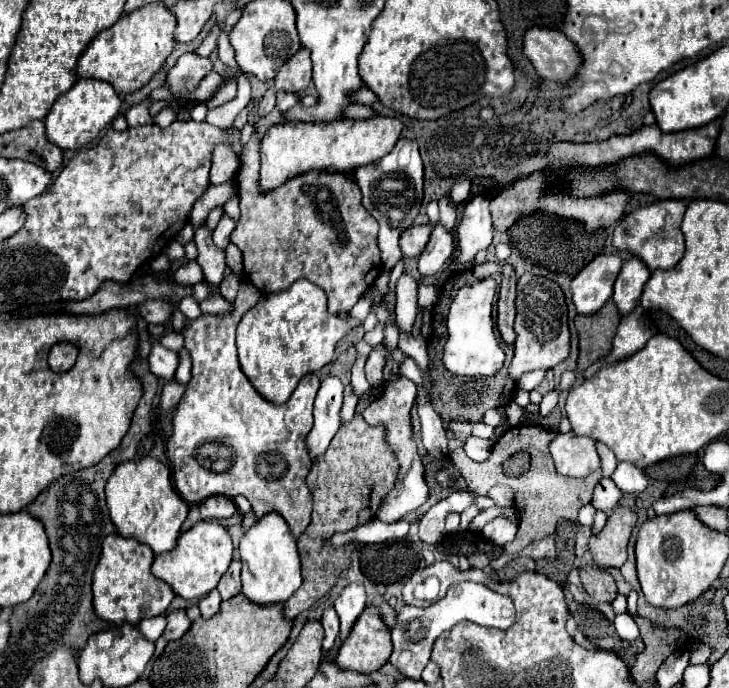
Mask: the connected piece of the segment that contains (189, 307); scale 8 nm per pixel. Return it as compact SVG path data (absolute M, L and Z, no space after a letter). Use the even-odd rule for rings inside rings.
M183 298L181 302L179 302L179 310L189 318L189 320L197 320L203 312L201 312L201 308L199 308L199 304L193 300L193 298Z

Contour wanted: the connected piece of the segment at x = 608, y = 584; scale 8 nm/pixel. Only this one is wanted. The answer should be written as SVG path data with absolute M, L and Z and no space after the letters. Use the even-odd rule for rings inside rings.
M591 564L591 566L581 568L579 574L581 574L581 584L593 602L603 602L603 598L617 596L617 586L609 572Z

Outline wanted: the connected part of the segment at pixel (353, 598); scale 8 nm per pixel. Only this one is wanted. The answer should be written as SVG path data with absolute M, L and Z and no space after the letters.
M349 584L341 592L341 596L335 600L335 610L337 610L337 616L341 620L341 632L339 632L339 636L335 640L335 646L329 652L325 652L323 662L333 662L335 660L343 640L349 636L349 632L355 626L357 618L365 610L365 588L361 584Z

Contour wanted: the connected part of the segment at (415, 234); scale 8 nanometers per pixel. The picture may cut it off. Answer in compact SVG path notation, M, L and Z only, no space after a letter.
M425 224L425 226L411 226L407 228L407 232L403 232L399 246L403 256L419 256L429 240L433 224Z

